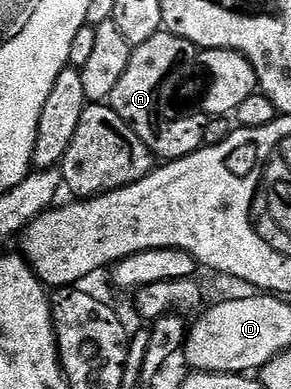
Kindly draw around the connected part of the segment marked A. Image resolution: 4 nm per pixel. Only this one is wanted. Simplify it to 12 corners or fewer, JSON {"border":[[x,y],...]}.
{"border":[[161,31],[132,48],[109,98],[152,154],[204,146],[202,111],[167,109],[195,44]]}

